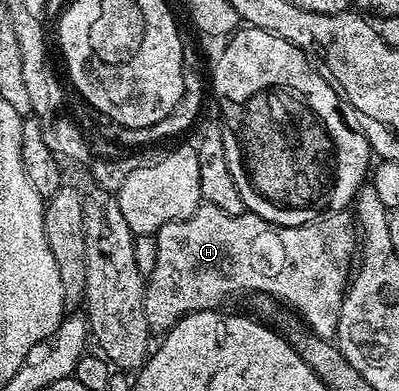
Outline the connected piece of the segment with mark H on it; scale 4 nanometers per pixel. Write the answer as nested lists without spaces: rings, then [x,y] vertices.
[[[203,204],[185,220],[164,224],[156,237],[156,268],[152,268],[146,278],[144,296],[147,327],[169,328],[185,314],[192,314],[195,310],[213,310],[222,304],[218,302],[233,294],[258,294],[285,304],[316,336],[333,339],[337,335],[340,308],[360,246],[353,213],[327,212],[303,226],[281,226],[249,212],[229,214]]]

